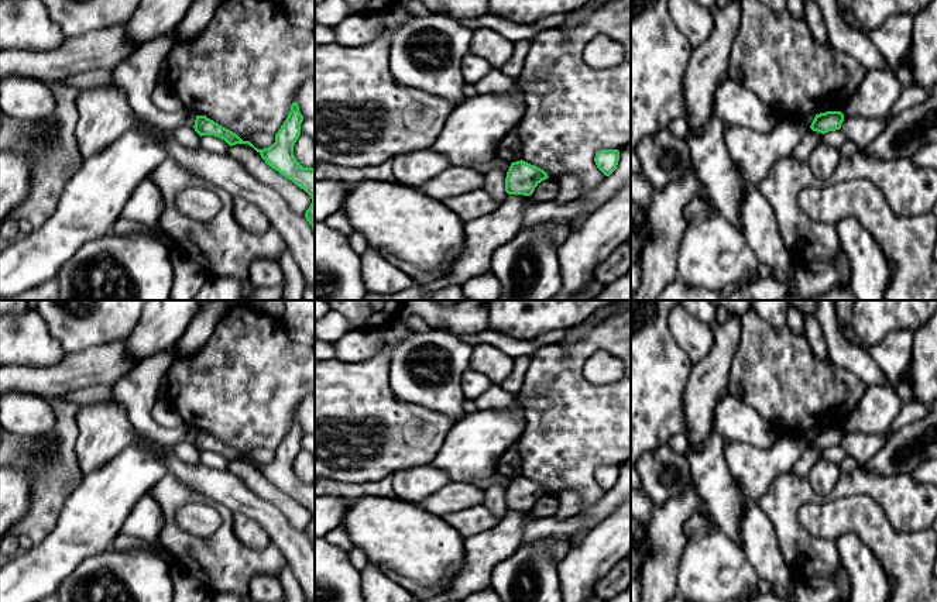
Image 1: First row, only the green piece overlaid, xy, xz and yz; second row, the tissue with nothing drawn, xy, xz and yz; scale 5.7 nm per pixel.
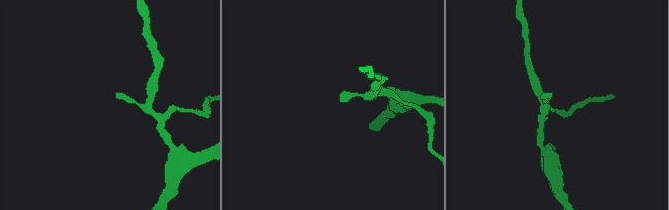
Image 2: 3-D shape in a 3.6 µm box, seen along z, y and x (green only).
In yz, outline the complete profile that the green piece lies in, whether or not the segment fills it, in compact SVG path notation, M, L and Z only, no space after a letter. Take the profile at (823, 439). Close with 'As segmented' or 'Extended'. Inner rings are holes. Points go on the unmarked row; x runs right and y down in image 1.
M826 427L816 430L810 444L813 447L826 450L828 447L840 446L842 437L844 437L844 430L841 427Z. As segmented

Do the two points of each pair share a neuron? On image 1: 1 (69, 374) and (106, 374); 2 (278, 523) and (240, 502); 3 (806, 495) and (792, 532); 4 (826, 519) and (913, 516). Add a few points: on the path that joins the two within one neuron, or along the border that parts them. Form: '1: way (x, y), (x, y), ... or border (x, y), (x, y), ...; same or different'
1: way (78, 374), (98, 374); same
2: way (268, 516), (250, 505); same
3: way (798, 504), (792, 509), (792, 523); same
4: border (862, 495), (882, 511), (896, 530), (917, 530); different

